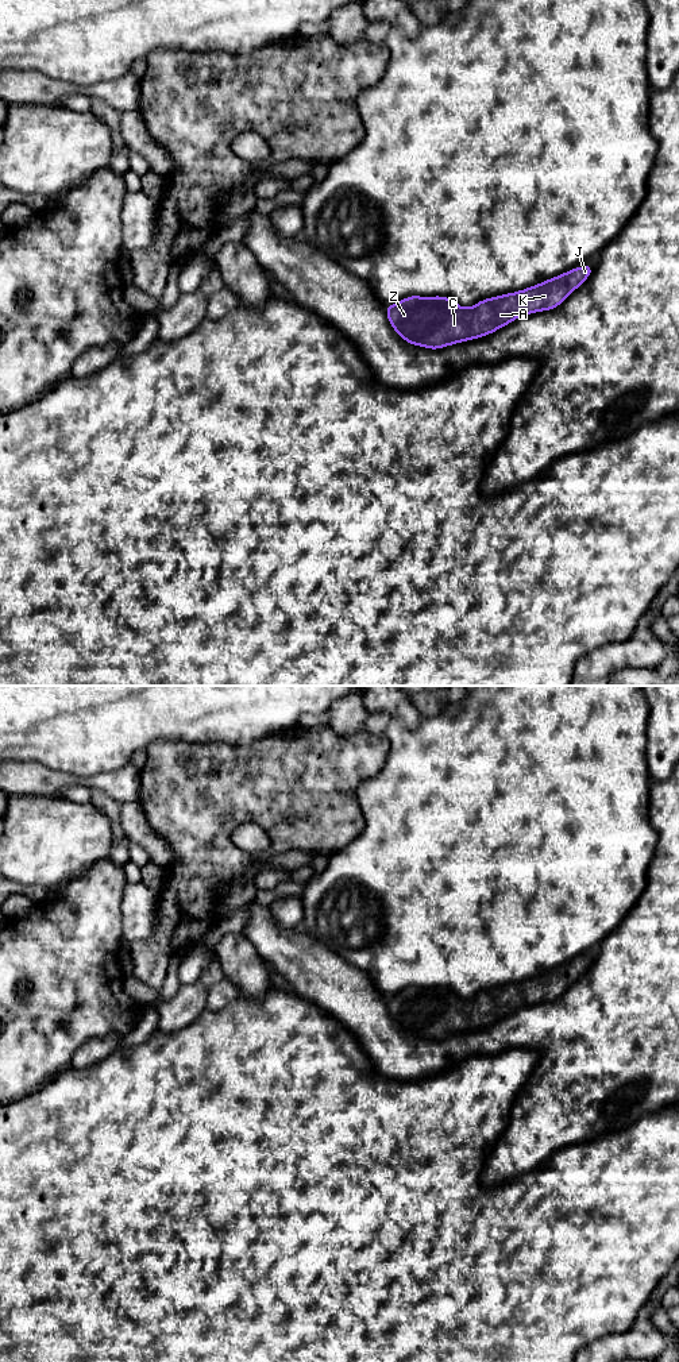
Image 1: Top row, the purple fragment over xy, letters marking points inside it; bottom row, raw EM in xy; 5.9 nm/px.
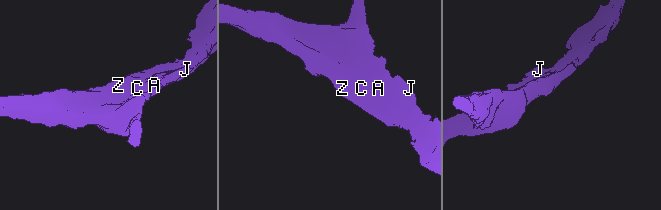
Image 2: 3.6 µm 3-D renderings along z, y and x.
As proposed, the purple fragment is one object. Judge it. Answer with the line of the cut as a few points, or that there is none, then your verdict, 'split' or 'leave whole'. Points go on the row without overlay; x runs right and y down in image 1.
no cut; leave whole

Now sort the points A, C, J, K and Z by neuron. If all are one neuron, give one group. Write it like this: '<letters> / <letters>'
A C J K Z

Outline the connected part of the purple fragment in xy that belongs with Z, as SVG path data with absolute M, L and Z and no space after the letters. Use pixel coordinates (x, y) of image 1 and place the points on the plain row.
M591 954L575 958L531 979L481 991L470 999L458 996L451 988L409 987L396 995L386 996L386 1006L391 1019L406 1034L429 1041L440 1041L494 1025L521 1007L558 999L591 964Z

